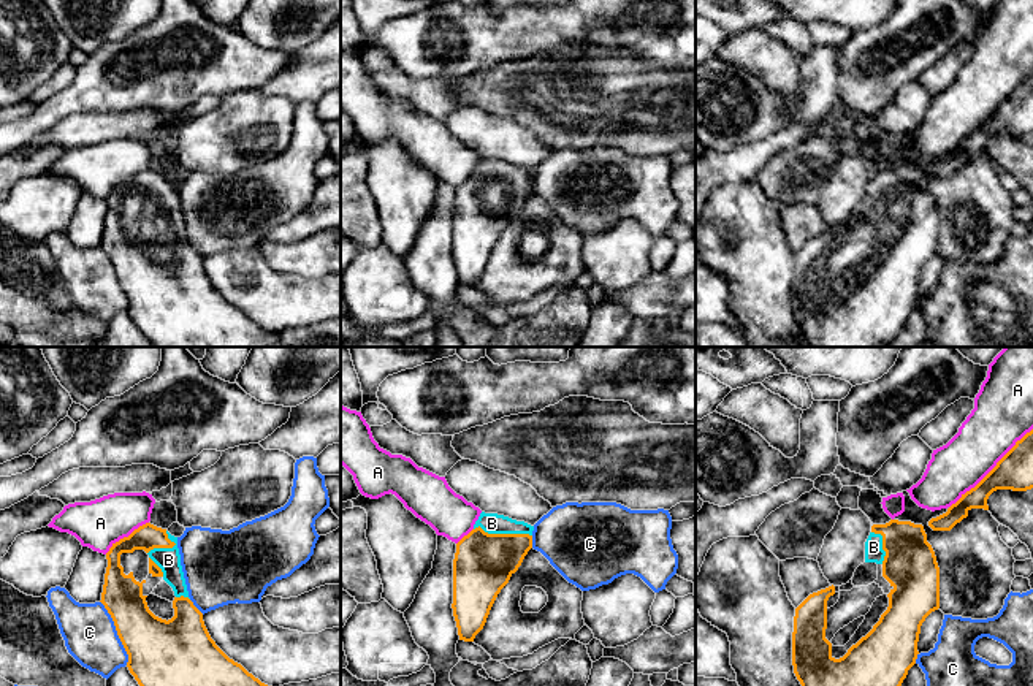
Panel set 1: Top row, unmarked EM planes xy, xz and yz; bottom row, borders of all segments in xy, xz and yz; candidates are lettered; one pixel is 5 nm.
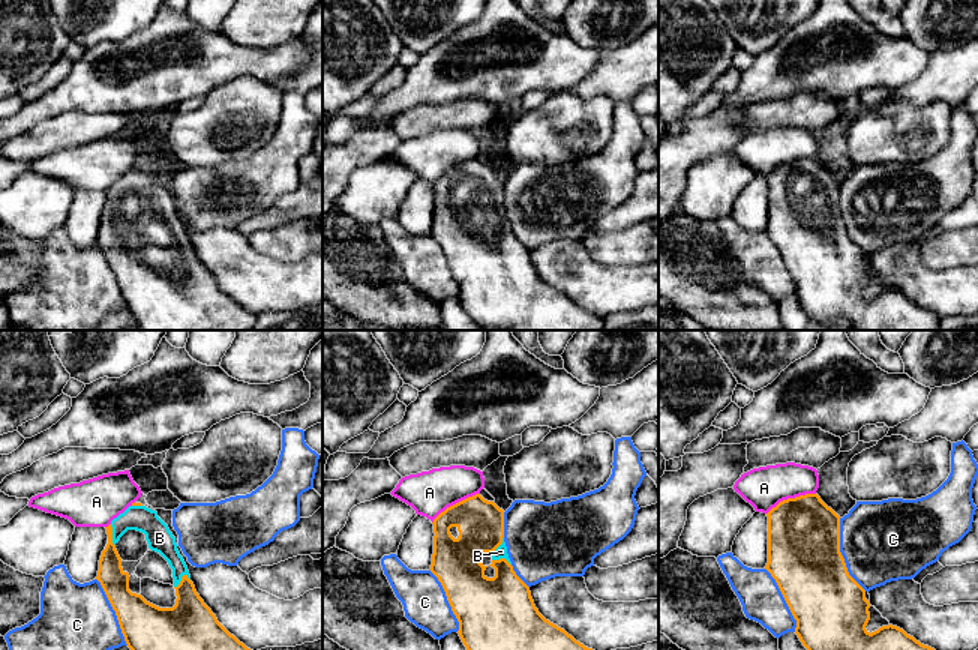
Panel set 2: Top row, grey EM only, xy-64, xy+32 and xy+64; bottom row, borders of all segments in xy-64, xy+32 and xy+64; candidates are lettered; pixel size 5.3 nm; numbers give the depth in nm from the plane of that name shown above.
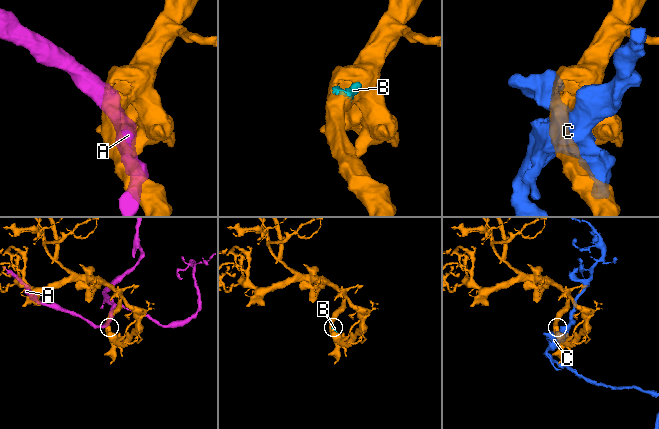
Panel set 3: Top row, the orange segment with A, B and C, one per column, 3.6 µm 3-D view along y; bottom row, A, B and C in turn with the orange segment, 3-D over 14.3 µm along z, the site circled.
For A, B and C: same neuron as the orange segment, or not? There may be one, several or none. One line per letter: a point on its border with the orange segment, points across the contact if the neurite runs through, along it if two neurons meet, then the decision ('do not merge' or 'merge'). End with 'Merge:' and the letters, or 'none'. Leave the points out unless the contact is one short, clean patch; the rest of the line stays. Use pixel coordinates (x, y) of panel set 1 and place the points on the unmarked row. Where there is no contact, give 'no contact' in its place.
A: yz (992, 114) | do not merge
B: xz (503, 179) | merge
C: xy (118, 278) | do not merge
Merge: B

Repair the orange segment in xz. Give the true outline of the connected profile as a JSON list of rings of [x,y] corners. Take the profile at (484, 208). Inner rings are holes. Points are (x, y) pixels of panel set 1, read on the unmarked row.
[[[482,157],[474,174],[456,189],[453,261],[459,285],[474,287],[490,255],[532,193],[534,171]]]

